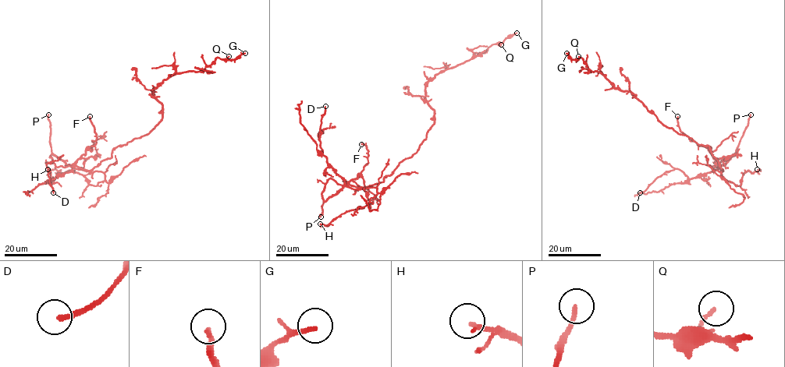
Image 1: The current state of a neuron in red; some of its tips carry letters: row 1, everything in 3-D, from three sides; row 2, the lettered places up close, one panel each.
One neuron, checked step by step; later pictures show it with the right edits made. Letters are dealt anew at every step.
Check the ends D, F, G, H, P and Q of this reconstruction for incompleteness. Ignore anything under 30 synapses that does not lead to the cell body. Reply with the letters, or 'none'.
D, F, P

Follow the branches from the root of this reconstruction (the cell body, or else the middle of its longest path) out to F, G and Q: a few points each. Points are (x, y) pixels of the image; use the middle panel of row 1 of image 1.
F: (417, 152), (402, 160), (382, 181), (356, 187), (347, 183), (360, 174), (367, 163), (368, 149), (361, 144)
G: (417, 152), (434, 124), (435, 111), (425, 99), (426, 83), (442, 71), (473, 58), (516, 33)
Q: (417, 152), (434, 124), (435, 111), (425, 99), (426, 83), (442, 71), (473, 58), (492, 44), (501, 44)

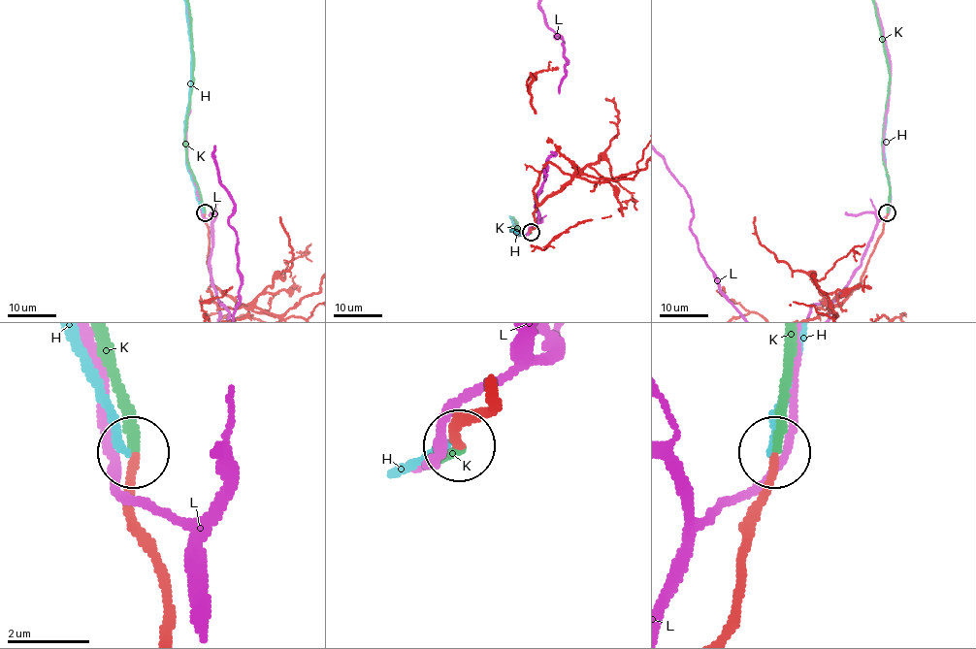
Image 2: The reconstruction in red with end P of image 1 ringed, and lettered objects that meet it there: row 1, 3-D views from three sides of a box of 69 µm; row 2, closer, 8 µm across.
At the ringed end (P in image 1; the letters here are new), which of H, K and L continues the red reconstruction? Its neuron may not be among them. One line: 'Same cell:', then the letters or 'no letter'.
Same cell: K

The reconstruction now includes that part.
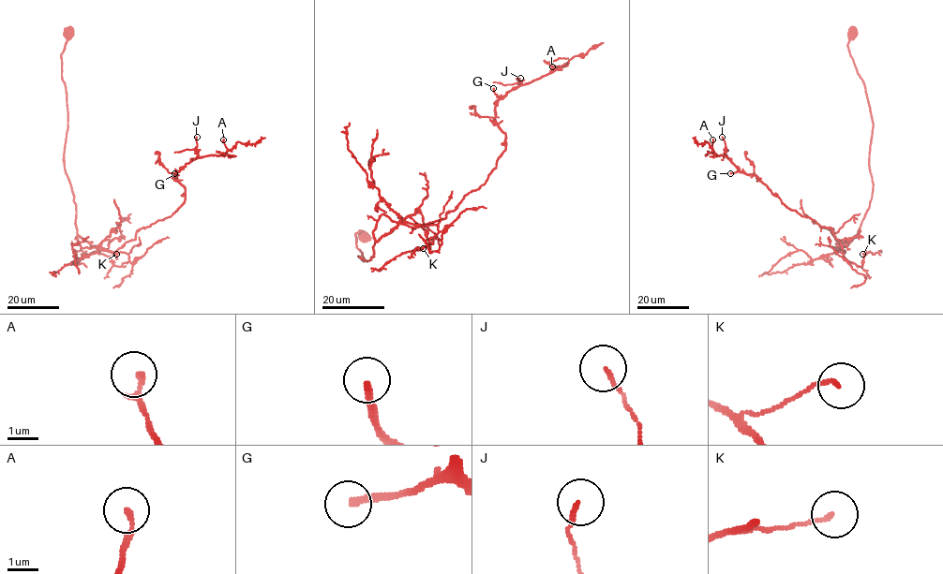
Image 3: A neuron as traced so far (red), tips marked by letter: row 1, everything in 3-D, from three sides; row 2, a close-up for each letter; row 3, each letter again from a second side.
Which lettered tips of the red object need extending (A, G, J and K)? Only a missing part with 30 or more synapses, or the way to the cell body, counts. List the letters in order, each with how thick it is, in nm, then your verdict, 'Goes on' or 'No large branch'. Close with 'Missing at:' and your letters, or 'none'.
A: Thickness 170 nm. No large branch
G: Thickness 240 nm. Goes on
J: Thickness 120 nm. No large branch
K: Thickness 120 nm. No large branch
Missing at: G

